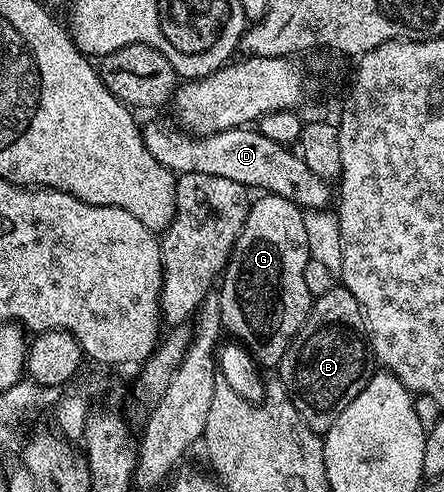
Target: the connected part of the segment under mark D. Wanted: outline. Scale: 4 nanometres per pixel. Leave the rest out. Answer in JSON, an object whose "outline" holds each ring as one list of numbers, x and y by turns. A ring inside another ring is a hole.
{"outline":[[170,126,145,127,142,139,148,152,152,152,152,156,156,156,156,160,164,164,164,168,174,171,175,175,224,176,224,180,236,180,236,184,241,186,259,186,259,191,284,196,284,200,293,200,306,212,325,210,331,205,331,187,320,176,316,176,316,172,312,172,293,149,268,139,257,128,239,128,195,136]]}

